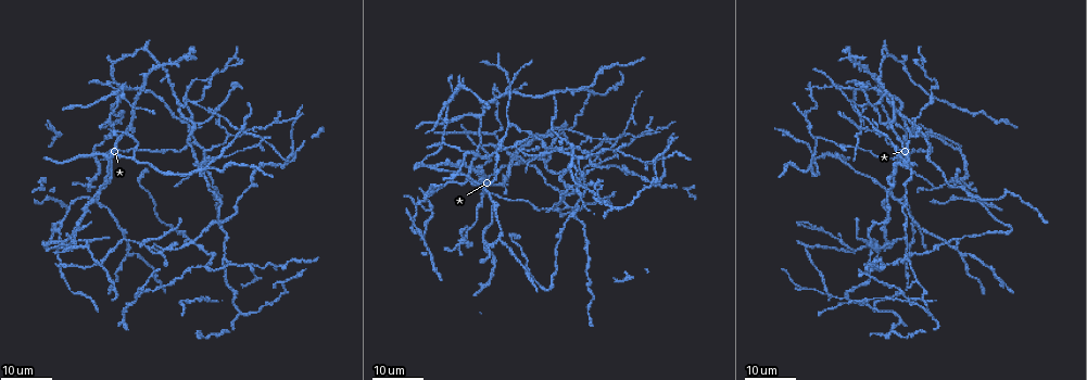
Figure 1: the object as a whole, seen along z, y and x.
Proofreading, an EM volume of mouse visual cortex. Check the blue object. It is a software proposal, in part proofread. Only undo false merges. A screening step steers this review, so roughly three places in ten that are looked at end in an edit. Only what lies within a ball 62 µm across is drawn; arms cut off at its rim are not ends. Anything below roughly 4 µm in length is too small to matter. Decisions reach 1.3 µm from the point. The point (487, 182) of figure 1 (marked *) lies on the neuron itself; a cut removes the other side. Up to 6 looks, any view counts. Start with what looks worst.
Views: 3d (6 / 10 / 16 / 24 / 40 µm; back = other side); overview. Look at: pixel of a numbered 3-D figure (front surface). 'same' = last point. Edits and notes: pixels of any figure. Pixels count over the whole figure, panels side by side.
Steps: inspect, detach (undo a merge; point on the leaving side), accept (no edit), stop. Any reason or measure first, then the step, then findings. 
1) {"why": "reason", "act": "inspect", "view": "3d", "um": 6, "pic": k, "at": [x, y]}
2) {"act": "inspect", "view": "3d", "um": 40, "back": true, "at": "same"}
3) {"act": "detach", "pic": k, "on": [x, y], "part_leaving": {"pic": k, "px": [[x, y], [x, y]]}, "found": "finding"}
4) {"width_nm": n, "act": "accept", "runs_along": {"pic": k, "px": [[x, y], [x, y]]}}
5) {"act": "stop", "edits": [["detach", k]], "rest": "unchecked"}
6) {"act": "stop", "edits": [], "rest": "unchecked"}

{"why": "four or more arms meet", "act": "inspect", "view": "3d", "um": 24, "pic": 1, "at": [222, 257]}

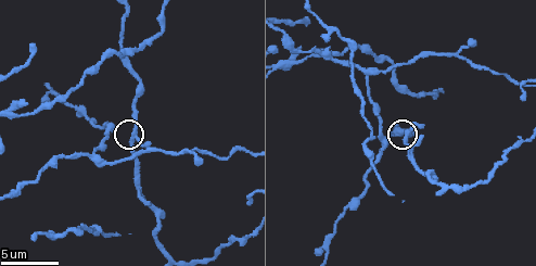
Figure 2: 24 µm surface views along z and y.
{"act": "inspect", "view": "3d", "um": 6, "pic": 2, "at": [134, 140]}

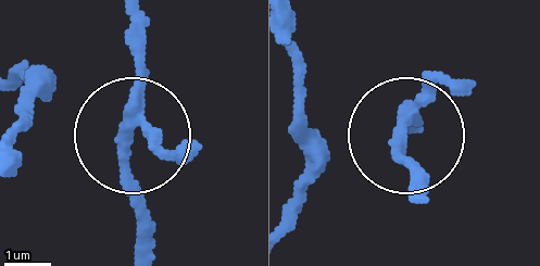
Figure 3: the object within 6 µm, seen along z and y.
{"why": "other side", "act": "inspect", "view": "3d", "um": 6, "back": true, "pic": 3, "at": [402, 135]}

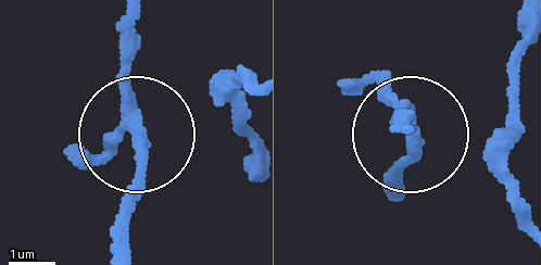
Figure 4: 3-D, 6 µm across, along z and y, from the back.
{"act": "accept", "runs_along": {"pic": 4, "px": [[125, 21], [136, 172], [125, 238]]}, "found": "one neuron here"}

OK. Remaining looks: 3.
{"why": "side arm on a straight run", "act": "inspect", "view": "3d", "um": 24, "pic": 1, "at": [660, 185]}

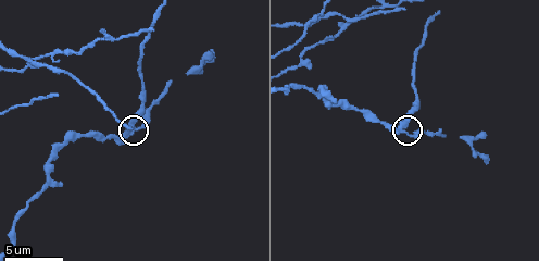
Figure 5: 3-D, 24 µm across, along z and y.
{"act": "inspect", "view": "3d", "um": 6, "pic": 5, "at": [404, 133]}

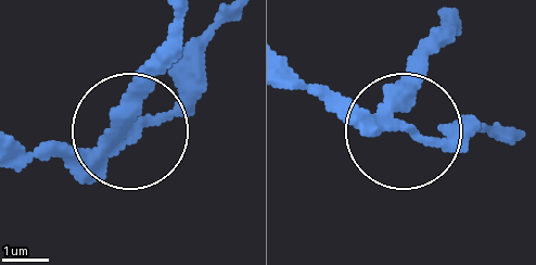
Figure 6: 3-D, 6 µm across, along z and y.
{"act": "detach", "pic": 6, "on": [129, 102], "part_leaving": {"pic": 6, "px": [[102, 148], [173, 23]]}, "found": "two neurons meet here"}

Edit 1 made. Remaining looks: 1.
{"act": "stop", "edits": [["detach", 6]], "rest": "unchecked"}

